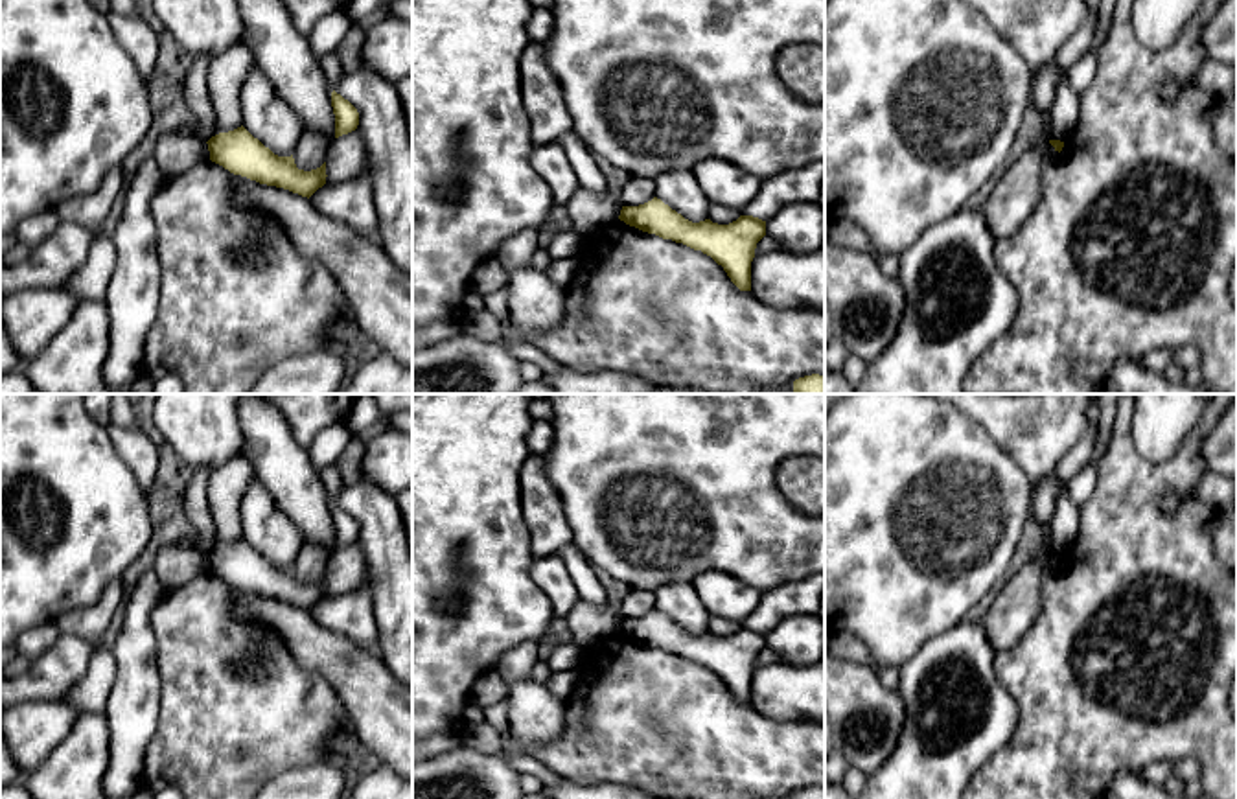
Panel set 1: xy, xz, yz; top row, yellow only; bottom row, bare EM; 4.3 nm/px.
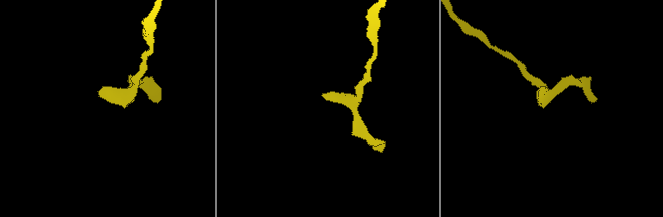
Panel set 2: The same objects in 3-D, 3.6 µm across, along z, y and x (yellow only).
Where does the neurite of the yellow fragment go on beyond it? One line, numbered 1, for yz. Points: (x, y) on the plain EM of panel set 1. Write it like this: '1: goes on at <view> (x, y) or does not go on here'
1: does not go on here

